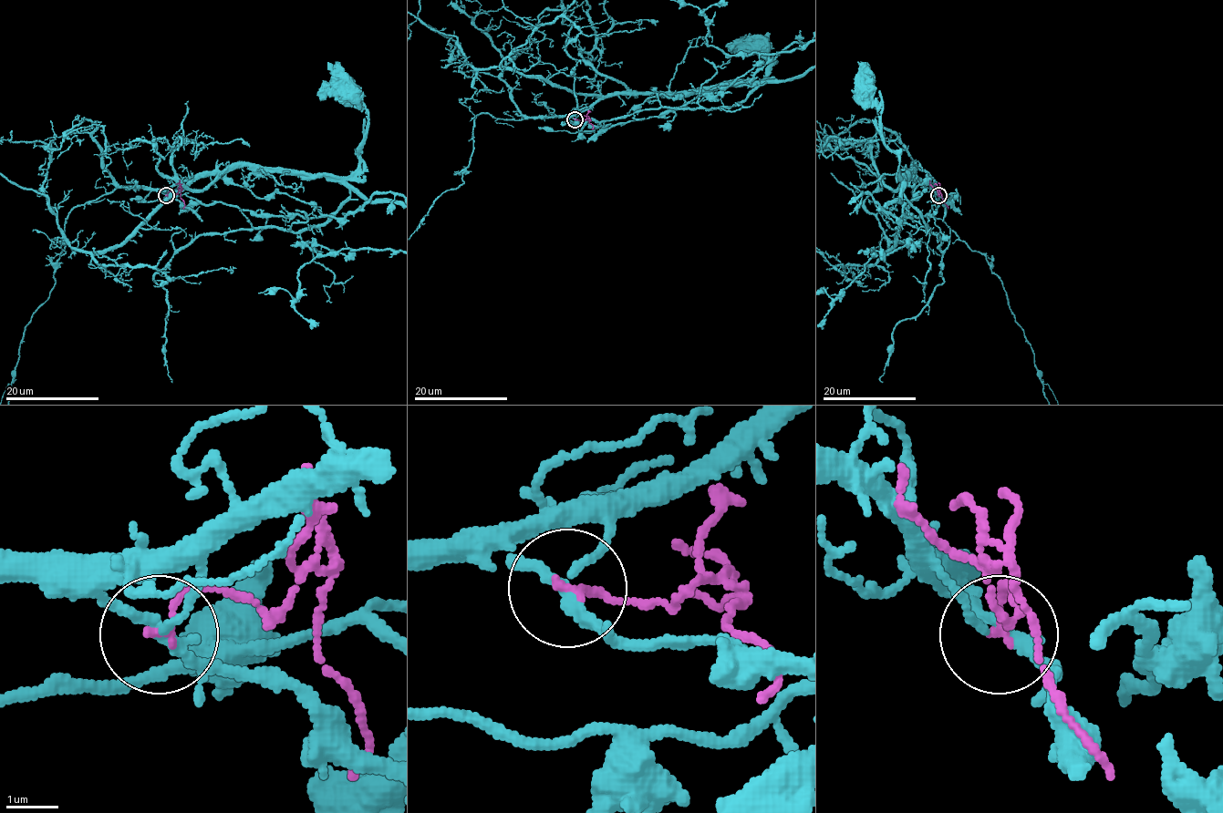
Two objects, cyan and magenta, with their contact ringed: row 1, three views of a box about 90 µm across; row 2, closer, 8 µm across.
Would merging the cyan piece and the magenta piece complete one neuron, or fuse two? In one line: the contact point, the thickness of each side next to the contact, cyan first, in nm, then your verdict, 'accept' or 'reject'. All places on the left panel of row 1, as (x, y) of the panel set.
place (166, 195); calibres 180 and 140 nm; accept

